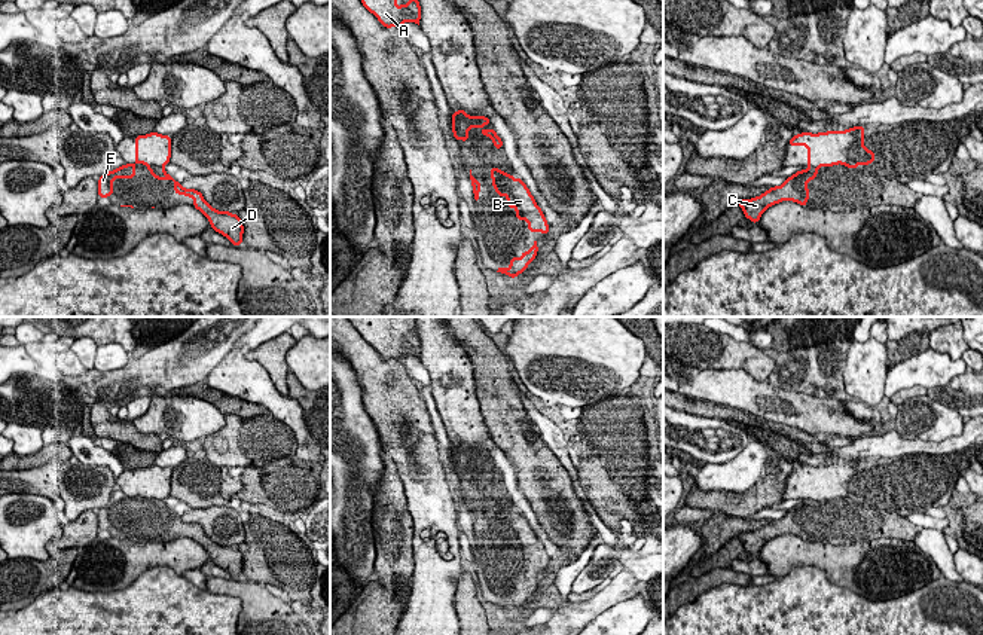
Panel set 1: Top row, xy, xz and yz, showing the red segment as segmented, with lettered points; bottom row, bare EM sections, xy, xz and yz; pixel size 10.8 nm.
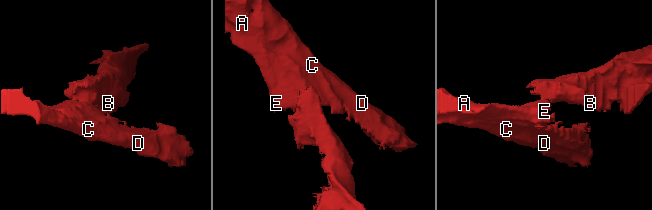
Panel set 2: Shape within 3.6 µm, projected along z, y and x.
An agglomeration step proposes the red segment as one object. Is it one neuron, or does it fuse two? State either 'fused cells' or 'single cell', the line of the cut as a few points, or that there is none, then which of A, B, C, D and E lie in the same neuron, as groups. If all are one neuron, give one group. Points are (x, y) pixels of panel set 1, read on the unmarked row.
fused cells | xy (155, 498), (162, 500) | A C D E / B

